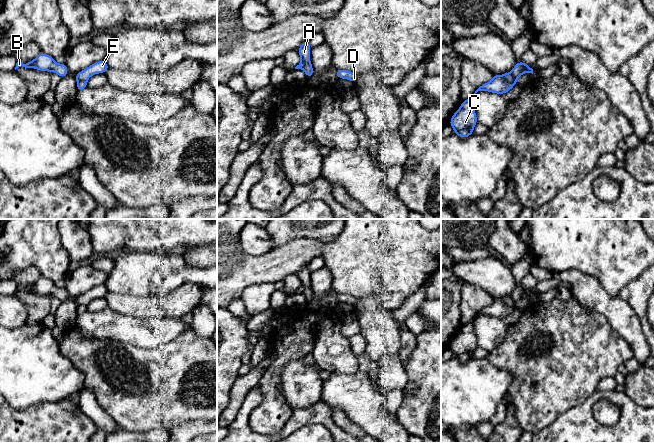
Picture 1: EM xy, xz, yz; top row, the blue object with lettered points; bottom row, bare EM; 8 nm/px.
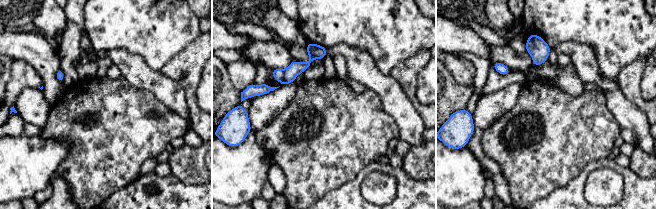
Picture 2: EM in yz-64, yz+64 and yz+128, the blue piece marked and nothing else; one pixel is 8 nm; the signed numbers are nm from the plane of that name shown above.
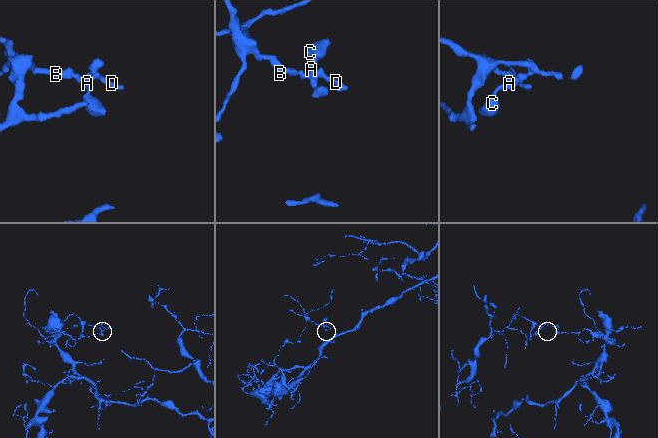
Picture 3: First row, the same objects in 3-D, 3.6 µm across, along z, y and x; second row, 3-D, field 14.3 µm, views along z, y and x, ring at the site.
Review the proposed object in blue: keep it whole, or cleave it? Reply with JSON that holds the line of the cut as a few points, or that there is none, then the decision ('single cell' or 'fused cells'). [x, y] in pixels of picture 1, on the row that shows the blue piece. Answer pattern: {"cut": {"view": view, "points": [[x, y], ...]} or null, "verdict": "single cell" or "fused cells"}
{"cut": {"view": "yz", "points": [[502, 76], [508, 81], [515, 80]]}, "verdict": "fused cells"}

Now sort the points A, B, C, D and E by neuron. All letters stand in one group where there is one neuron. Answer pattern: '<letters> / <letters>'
A C / B D E

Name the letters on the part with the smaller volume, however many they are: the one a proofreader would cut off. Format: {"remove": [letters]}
{"remove": ["A", "C"]}

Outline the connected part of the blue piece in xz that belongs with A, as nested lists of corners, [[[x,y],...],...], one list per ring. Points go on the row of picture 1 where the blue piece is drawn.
[[[306,40],[298,49],[298,53],[301,57],[301,61],[304,62],[303,71],[305,72],[307,78],[313,76],[314,70],[310,61],[310,51],[311,47],[309,45],[309,40]]]

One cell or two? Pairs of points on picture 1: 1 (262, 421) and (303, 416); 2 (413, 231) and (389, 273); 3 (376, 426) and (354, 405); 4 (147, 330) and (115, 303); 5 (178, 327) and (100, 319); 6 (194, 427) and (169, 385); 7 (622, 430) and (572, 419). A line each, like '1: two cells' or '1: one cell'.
1: two cells
2: one cell
3: one cell
4: two cells
5: one cell
6: two cells
7: one cell

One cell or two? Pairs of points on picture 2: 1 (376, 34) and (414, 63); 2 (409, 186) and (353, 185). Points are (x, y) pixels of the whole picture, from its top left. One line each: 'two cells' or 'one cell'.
1: two cells
2: one cell

